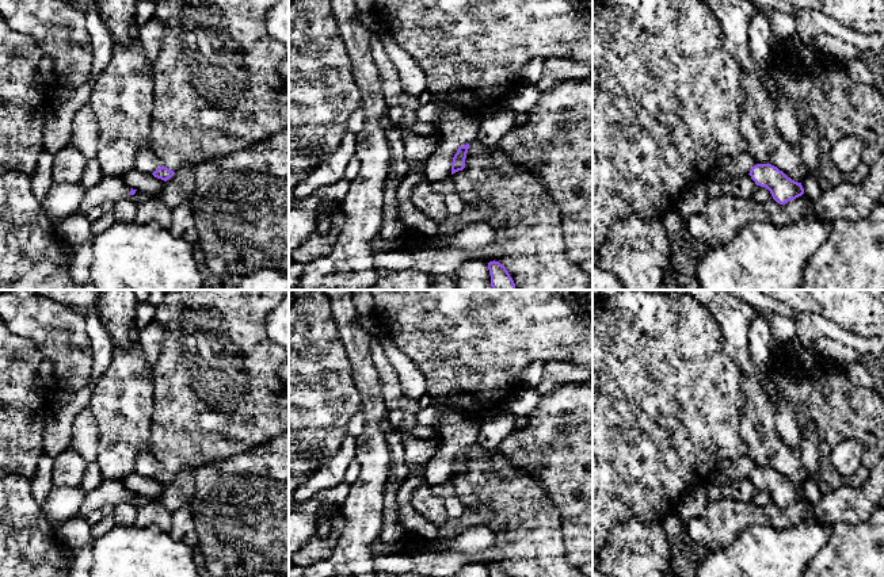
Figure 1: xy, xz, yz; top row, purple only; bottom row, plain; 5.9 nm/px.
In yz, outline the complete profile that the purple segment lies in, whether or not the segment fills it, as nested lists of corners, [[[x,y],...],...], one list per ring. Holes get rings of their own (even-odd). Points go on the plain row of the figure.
[[[757,467],[748,478],[757,489],[766,490],[780,508],[785,508],[804,497],[801,486],[792,484],[771,467]]]

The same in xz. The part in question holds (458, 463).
[[[469,447],[458,451],[451,466],[451,478],[465,471],[465,462],[466,462],[468,452],[469,452]]]

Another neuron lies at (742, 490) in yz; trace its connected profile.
[[[750,478],[731,481],[721,486],[721,497],[748,503],[751,501],[755,490],[757,488]]]

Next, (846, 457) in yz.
[[[846,439],[831,450],[828,459],[838,474],[846,479],[858,470],[862,455],[864,446],[856,439]]]

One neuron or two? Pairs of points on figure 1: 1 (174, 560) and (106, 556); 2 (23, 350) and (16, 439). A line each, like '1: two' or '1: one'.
1: one
2: one

